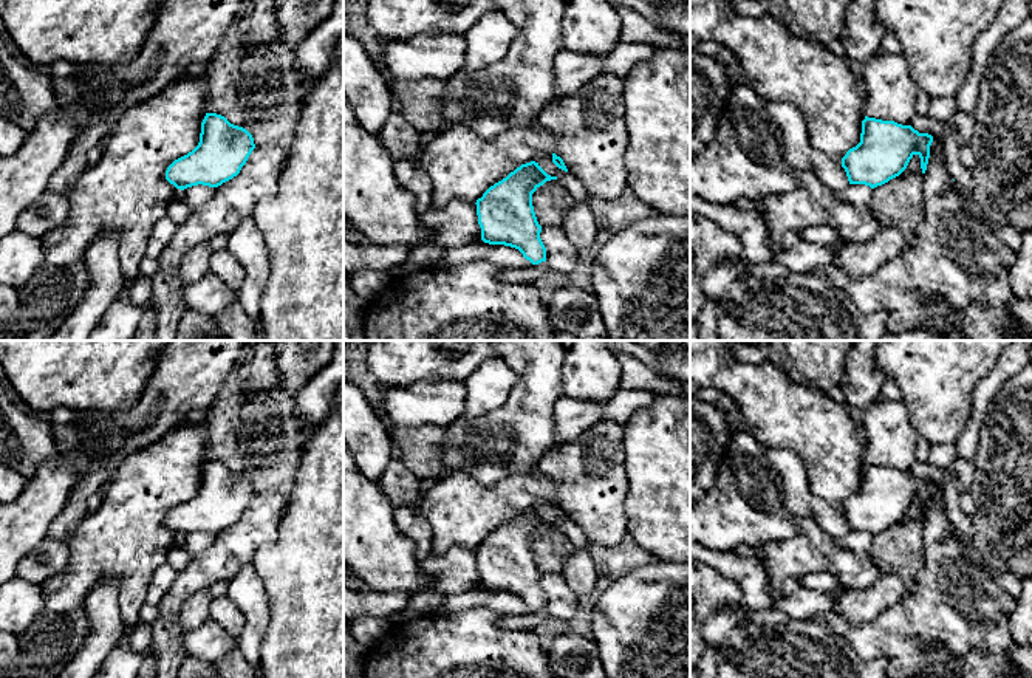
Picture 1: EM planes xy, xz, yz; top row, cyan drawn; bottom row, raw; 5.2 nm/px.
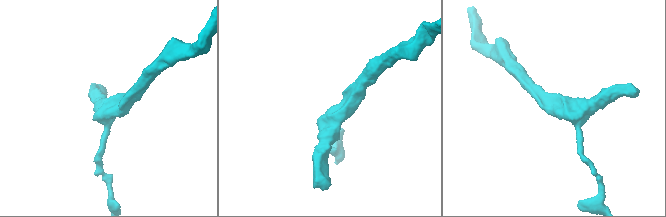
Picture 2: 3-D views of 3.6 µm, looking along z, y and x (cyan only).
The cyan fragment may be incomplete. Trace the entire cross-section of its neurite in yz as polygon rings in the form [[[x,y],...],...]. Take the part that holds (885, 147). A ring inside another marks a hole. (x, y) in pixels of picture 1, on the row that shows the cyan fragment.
[[[865,116],[860,142],[846,152],[842,167],[849,184],[874,189],[899,176],[914,155],[921,158],[925,173],[931,142],[931,135],[919,133],[911,125]]]

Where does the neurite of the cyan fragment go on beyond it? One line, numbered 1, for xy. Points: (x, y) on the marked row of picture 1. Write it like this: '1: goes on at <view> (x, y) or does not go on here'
1: does not go on here

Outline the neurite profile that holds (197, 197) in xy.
[[[198,184],[181,190],[179,198],[192,212],[201,209],[214,195],[215,187]]]

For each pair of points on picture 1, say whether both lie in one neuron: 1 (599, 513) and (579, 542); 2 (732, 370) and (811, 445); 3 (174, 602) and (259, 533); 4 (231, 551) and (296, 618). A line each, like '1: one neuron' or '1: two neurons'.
1: two neurons
2: one neuron
3: one neuron
4: two neurons

